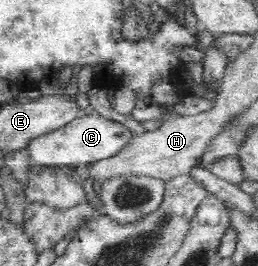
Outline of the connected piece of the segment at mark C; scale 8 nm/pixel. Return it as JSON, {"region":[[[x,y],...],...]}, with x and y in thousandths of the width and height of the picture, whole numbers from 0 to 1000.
{"region":[[[349,417],[279,447],[225,489],[132,519],[109,541],[109,579],[128,617],[178,624],[322,628],[360,609],[450,586],[481,549],[500,549],[519,500],[465,459],[411,447]]]}

